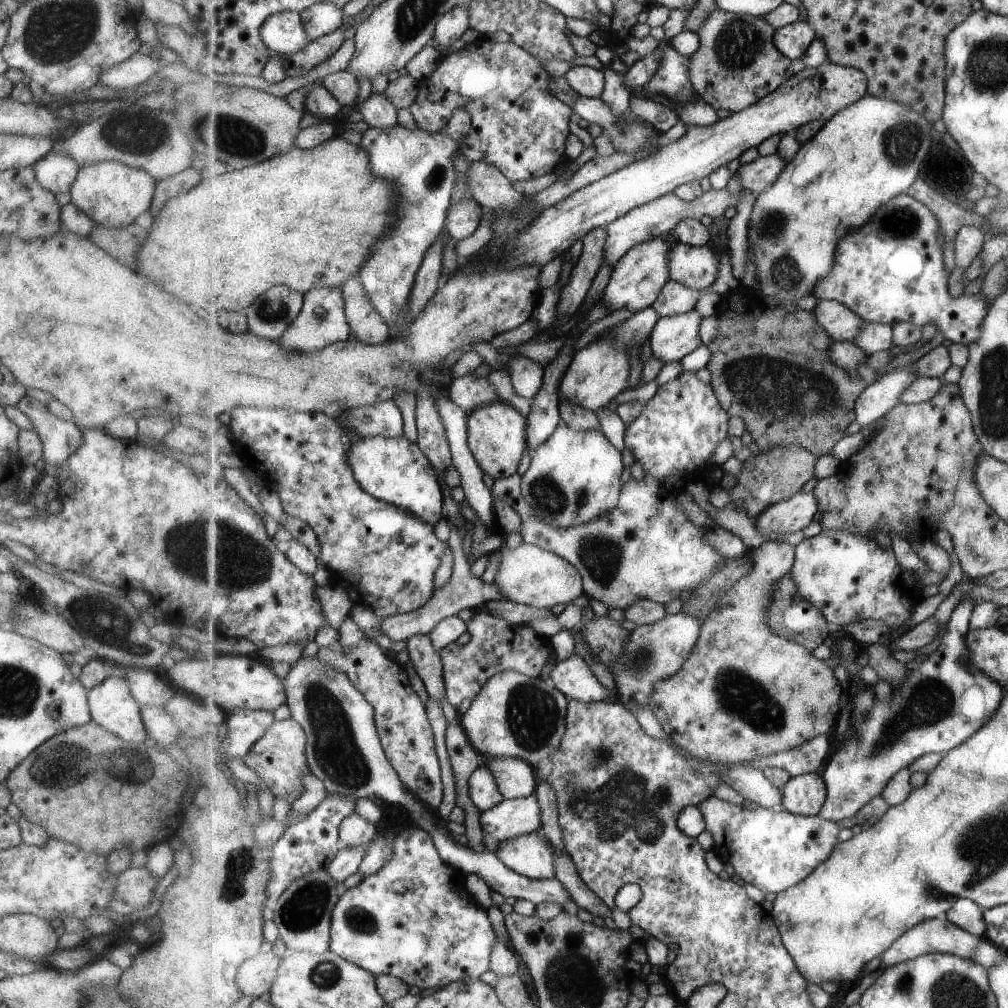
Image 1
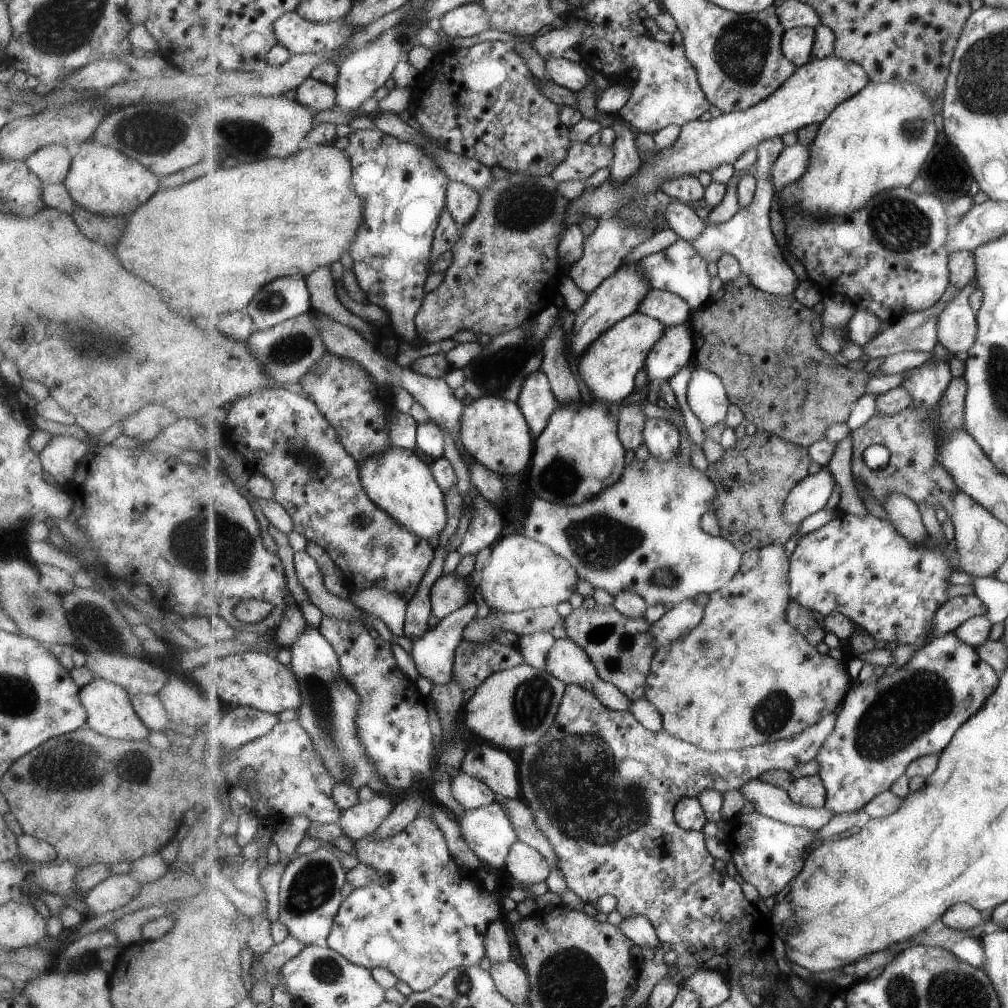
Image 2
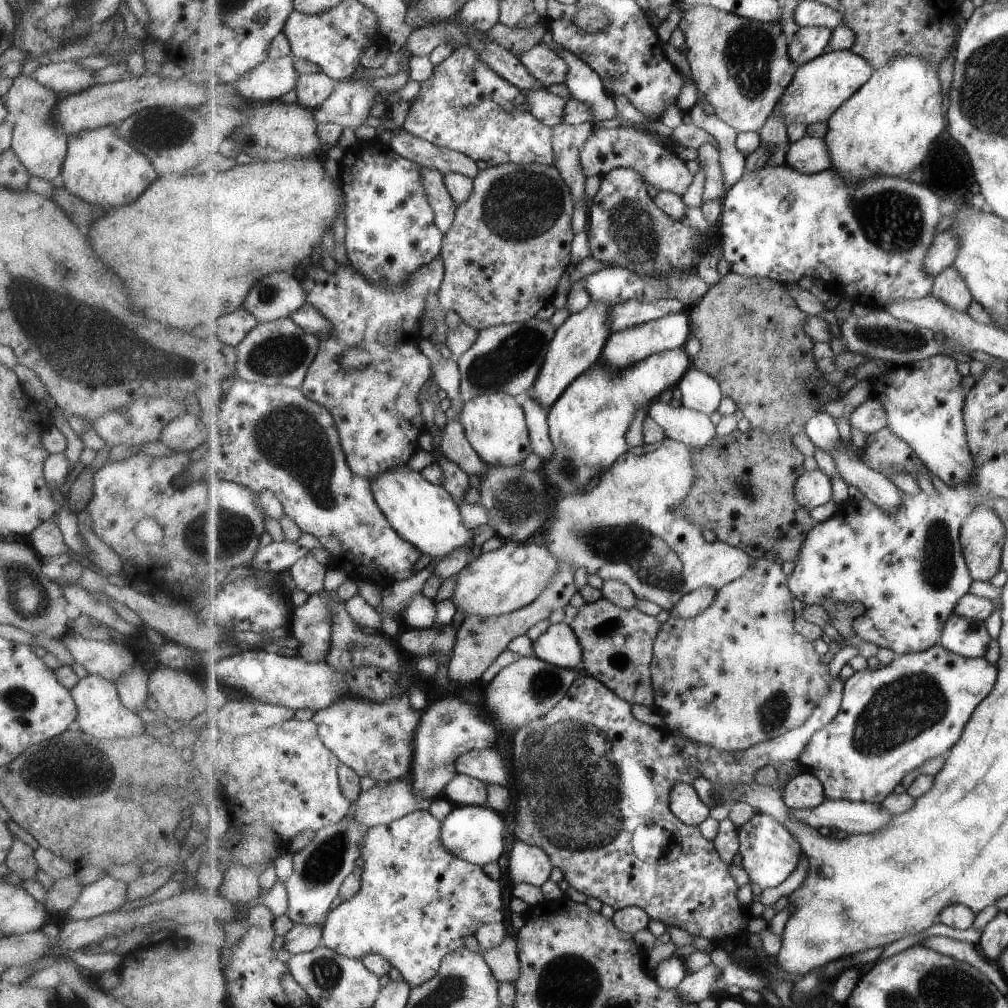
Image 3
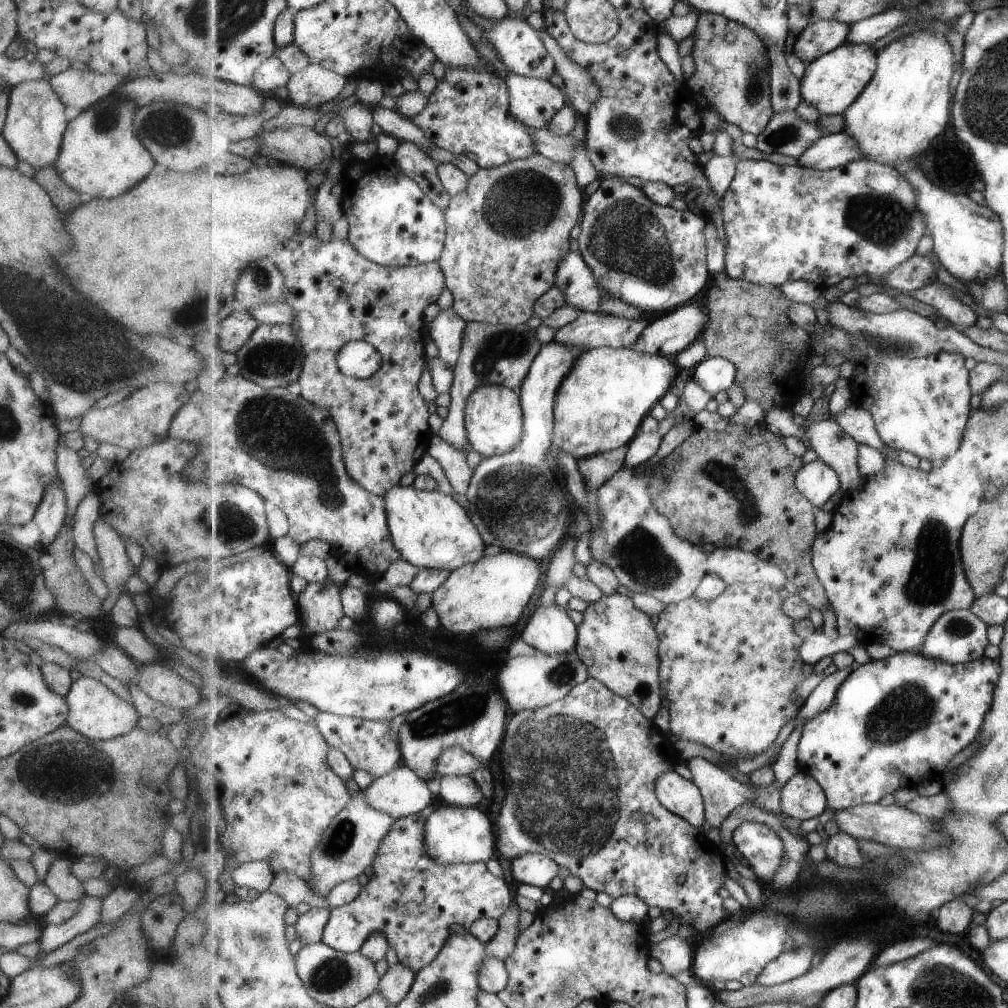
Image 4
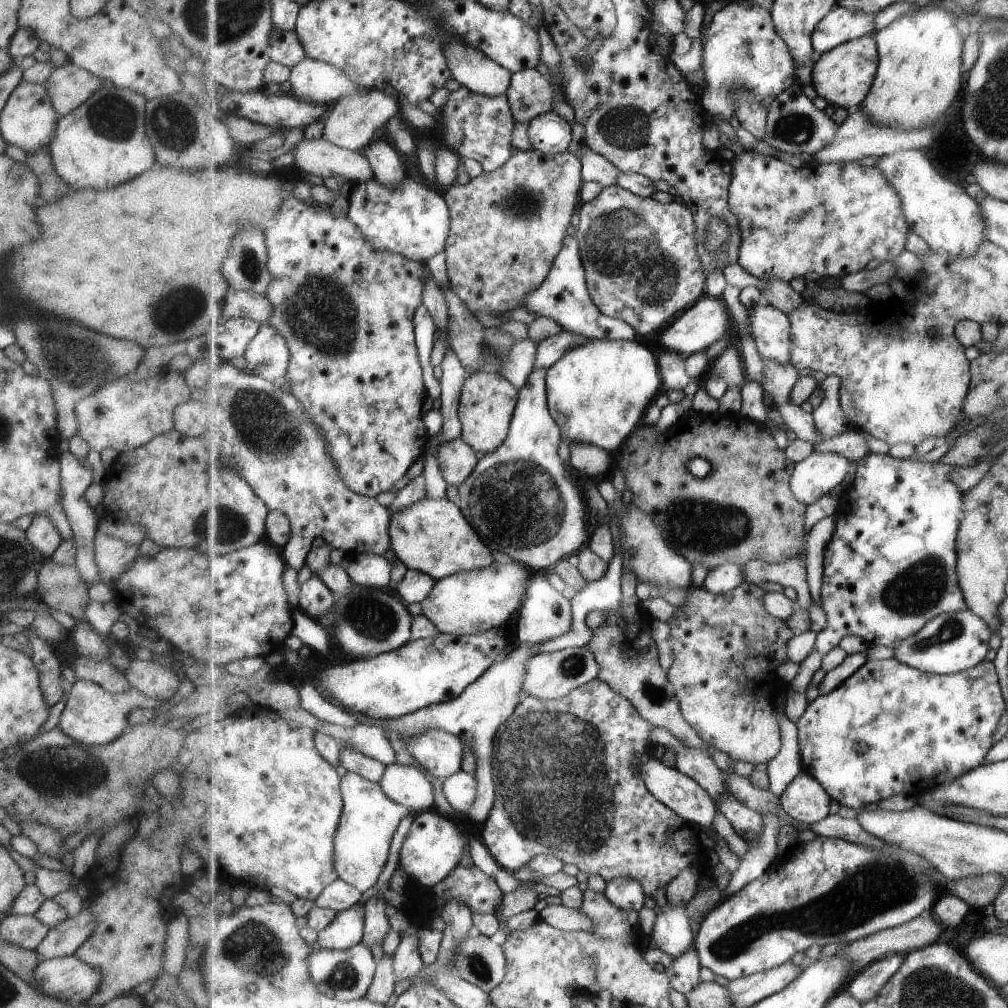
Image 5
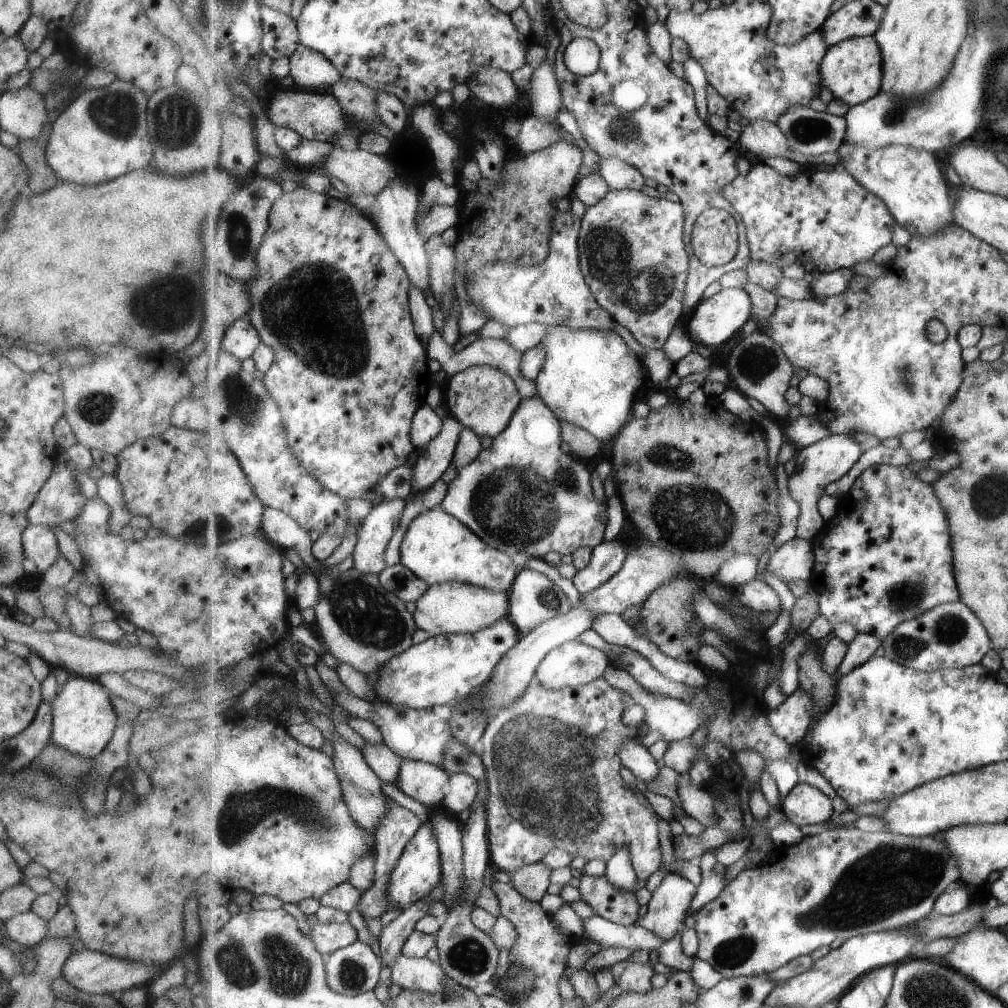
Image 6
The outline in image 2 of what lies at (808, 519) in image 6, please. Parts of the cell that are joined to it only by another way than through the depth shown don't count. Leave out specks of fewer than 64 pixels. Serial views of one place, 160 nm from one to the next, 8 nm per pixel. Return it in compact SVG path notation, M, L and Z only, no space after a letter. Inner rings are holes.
M822 467L818 473L803 479L787 497L782 517L791 524L803 522L803 518L824 510L835 490L836 483L831 470Z

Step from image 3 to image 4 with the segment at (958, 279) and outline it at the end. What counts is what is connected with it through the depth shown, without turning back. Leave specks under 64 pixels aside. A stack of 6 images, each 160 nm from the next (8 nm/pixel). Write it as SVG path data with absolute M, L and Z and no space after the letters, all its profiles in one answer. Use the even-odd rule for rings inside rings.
M933 281L914 291L909 291L907 295L927 303L938 310L939 313L957 330L964 330L973 326L977 322L977 314L971 306L963 304L955 294L953 289L941 281Z

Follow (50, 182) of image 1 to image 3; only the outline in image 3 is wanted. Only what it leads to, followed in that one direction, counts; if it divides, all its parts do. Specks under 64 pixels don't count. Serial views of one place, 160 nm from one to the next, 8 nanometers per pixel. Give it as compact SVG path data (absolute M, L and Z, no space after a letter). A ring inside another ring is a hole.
M21 73L12 80L9 90L3 97L3 104L12 122L11 150L18 156L30 176L52 182L58 182L68 147L66 134L50 118L51 107L57 101L56 93L44 87L33 77L27 77Z

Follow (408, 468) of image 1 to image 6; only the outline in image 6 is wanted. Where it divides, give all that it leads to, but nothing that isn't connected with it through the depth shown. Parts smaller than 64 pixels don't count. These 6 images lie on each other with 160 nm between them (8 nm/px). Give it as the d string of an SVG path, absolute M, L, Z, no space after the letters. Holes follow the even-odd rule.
M441 506L419 513L410 522L400 546L400 553L401 563L419 578L426 580L430 586L459 581L507 593L520 570L513 564L511 555L491 548L463 524L462 520Z

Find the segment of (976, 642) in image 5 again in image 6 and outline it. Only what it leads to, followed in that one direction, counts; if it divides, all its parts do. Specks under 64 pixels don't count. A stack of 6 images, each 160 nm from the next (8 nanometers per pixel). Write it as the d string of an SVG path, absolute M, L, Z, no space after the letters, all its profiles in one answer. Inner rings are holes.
M963 601L941 604L907 620L883 641L885 656L913 670L933 672L941 669L962 669L979 664L991 650L991 636L983 621Z

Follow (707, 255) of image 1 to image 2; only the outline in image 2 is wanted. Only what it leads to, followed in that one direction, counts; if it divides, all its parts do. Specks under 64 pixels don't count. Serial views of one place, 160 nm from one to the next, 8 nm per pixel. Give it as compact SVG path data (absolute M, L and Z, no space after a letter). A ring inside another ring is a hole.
M678 238L670 247L643 257L632 267L644 276L650 284L650 290L661 289L674 292L685 299L694 311L699 310L712 295L711 277L714 272L700 257L697 249L694 249L692 244L685 239Z

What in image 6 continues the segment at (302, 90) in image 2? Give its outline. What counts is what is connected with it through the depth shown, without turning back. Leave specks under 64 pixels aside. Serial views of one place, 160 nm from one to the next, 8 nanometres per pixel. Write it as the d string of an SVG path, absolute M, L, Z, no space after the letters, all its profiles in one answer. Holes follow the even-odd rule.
M300 43L290 57L291 74L295 83L303 90L331 91L342 78L341 72L323 55Z

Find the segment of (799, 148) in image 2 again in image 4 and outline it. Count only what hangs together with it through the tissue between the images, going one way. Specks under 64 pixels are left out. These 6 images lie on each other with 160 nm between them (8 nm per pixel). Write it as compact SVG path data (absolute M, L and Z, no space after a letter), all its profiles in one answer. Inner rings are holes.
M843 132L823 135L797 161L800 166L826 171L861 158L852 138Z

